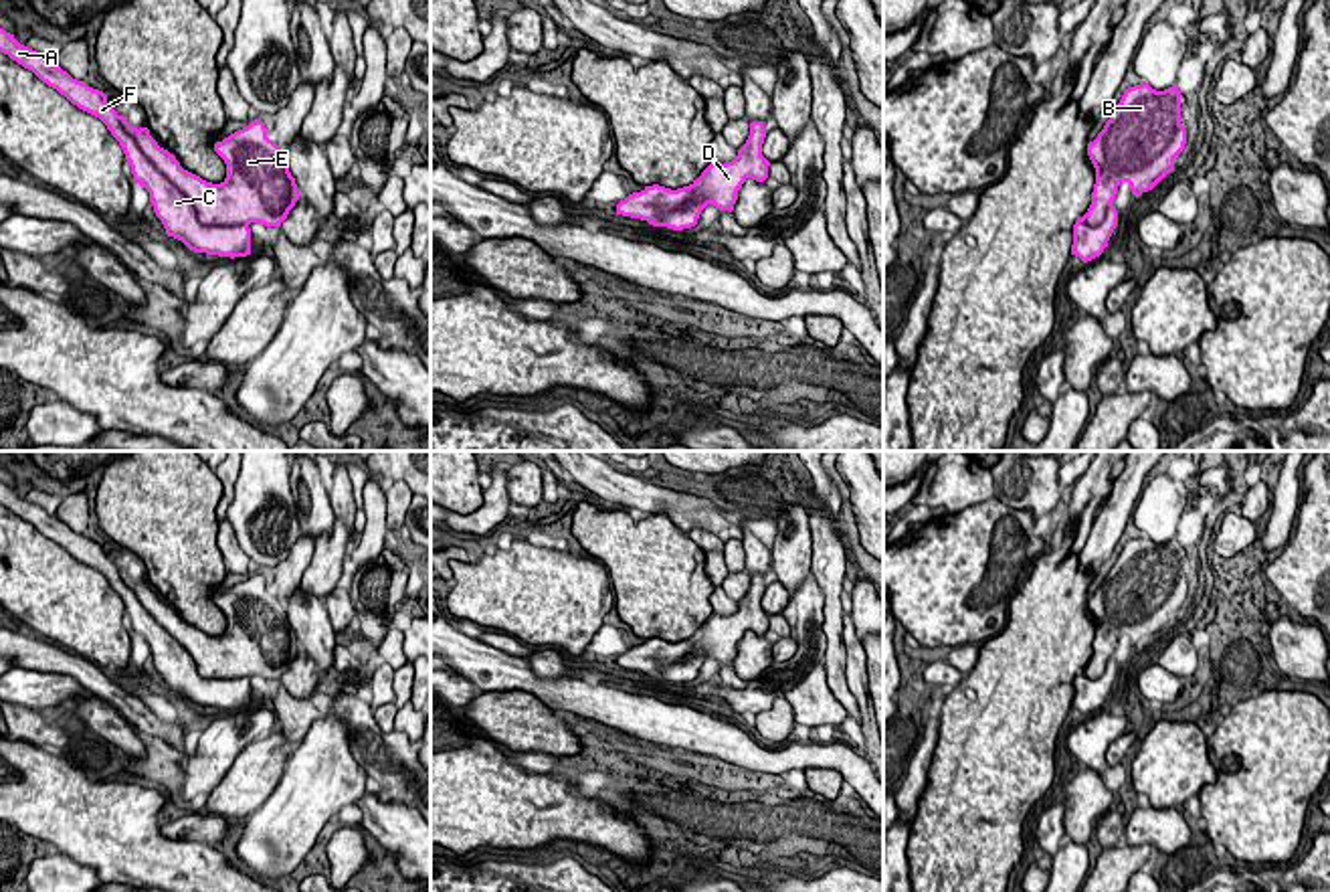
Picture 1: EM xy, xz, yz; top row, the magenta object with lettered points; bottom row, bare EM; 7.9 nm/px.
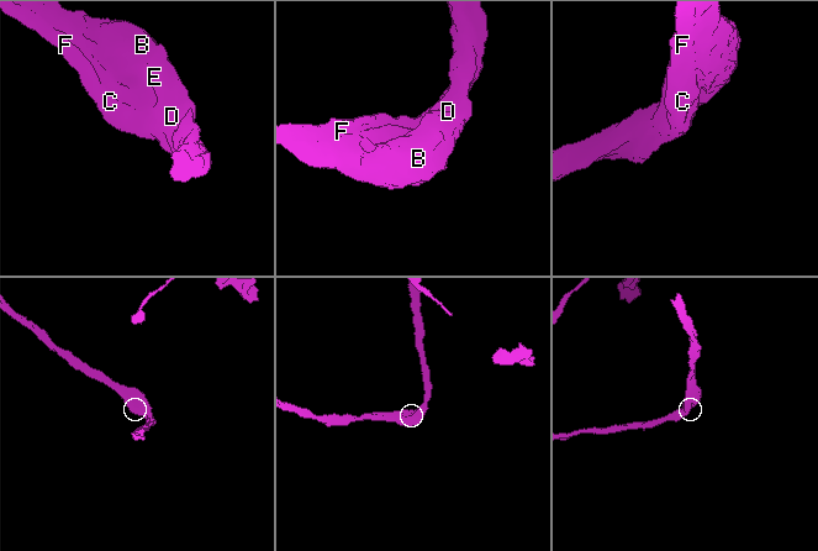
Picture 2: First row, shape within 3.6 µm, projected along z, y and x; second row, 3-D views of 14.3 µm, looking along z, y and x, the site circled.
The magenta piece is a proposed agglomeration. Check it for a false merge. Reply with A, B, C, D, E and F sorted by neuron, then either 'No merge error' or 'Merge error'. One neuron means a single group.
Groups: A B C D E F. No merge error

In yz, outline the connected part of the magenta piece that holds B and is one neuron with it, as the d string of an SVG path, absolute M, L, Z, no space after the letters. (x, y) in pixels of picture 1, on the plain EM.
M1142 534L1126 542L1104 583L1087 597L1096 637L1087 665L1073 678L1071 708L1083 716L1100 710L1118 680L1118 663L1112 657L1118 639L1128 635L1136 651L1152 643L1174 625L1184 597L1176 538L1156 544Z

